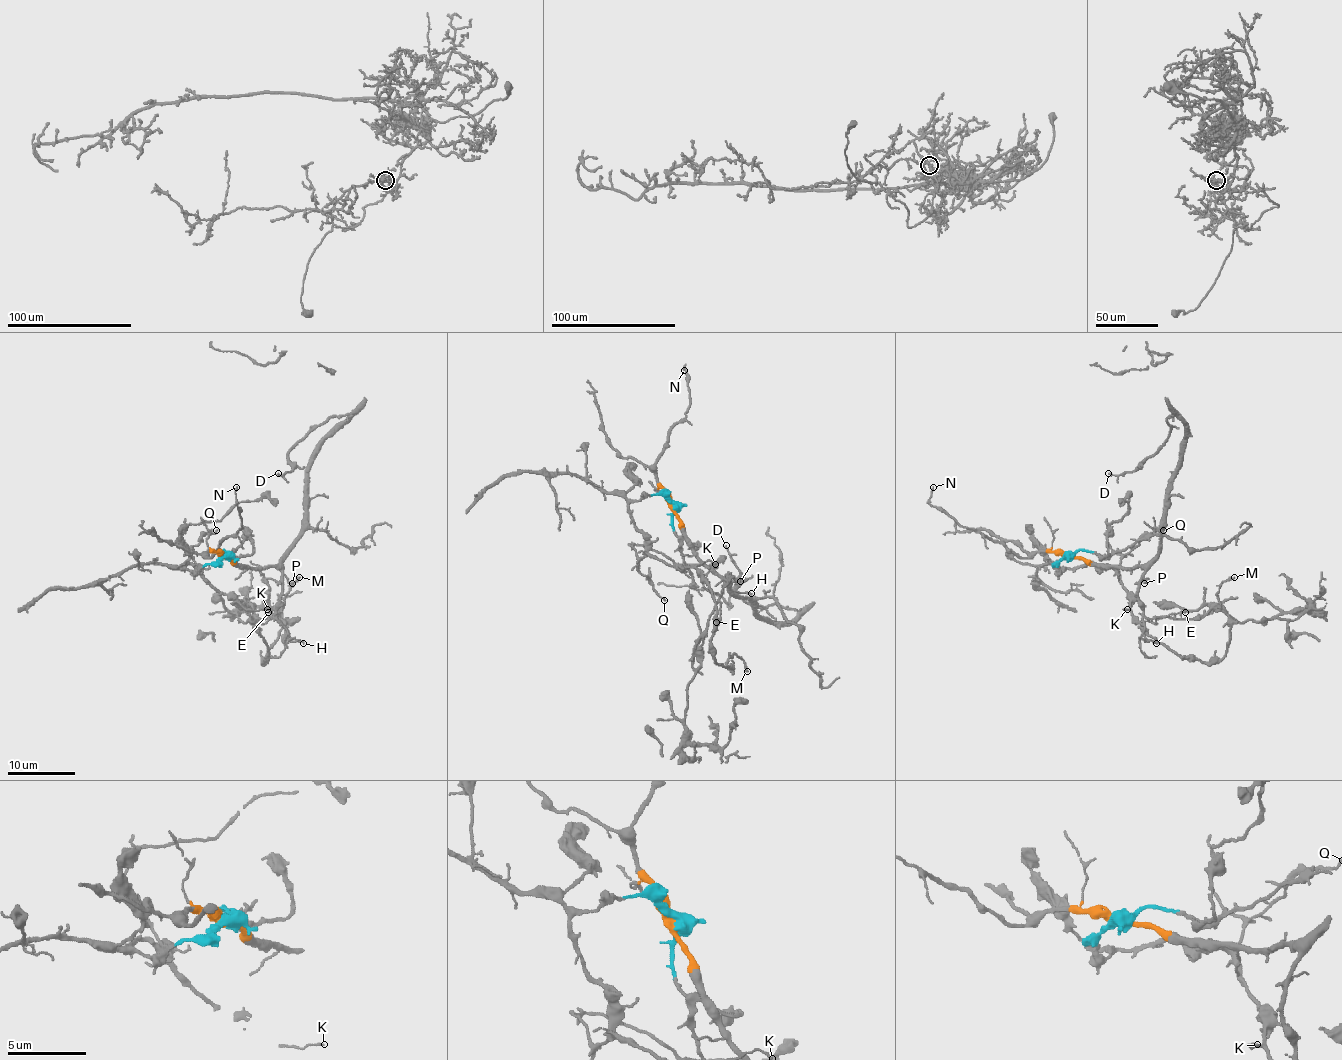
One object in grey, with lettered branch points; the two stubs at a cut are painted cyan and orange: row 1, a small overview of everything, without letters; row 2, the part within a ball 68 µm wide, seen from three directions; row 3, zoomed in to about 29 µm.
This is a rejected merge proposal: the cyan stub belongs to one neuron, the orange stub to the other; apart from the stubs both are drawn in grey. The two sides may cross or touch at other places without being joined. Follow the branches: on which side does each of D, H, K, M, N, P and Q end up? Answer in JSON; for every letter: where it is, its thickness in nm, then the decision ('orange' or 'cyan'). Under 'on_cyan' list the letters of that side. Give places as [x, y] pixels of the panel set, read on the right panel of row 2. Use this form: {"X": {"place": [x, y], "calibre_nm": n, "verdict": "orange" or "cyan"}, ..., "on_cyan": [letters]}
{"D": {"place": [1108, 473], "calibre_nm": 130, "verdict": "orange"}, "H": {"place": [1156, 643], "calibre_nm": 130, "verdict": "orange"}, "K": {"place": [1127, 609], "calibre_nm": 110, "verdict": "cyan"}, "M": {"place": [1234, 577], "calibre_nm": 240, "verdict": "cyan"}, "N": {"place": [933, 487], "calibre_nm": 110, "verdict": "orange"}, "P": {"place": [1144, 583], "calibre_nm": 130, "verdict": "orange"}, "Q": {"place": [1163, 530], "calibre_nm": 100, "verdict": "cyan"}, "on_cyan": ["K", "M", "Q"]}

